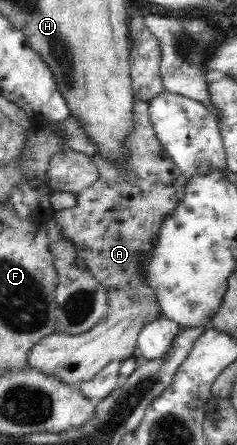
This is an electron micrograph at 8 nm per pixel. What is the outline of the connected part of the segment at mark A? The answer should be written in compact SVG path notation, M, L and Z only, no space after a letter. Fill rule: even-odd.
M135 99L132 112L132 129L127 133L124 144L126 151L124 159L118 164L111 163L107 157L103 157L97 149L97 145L87 137L83 123L69 115L67 120L52 123L53 131L63 131L65 146L77 152L82 152L91 157L93 164L99 171L99 178L85 190L81 190L77 197L77 206L65 210L56 211L55 223L59 225L63 235L75 244L77 257L86 263L87 269L105 288L109 312L103 316L91 330L81 334L69 335L55 332L44 336L31 348L28 358L28 366L35 368L45 375L55 375L61 382L77 385L83 381L91 380L101 369L107 367L109 362L119 360L123 362L131 359L137 345L137 337L144 324L158 319L162 310L157 304L153 289L145 287L145 279L142 278L141 262L151 254L153 243L159 238L159 228L163 224L163 217L174 212L176 204L183 198L184 186L188 176L179 170L167 151L161 146L150 123L148 103Z

